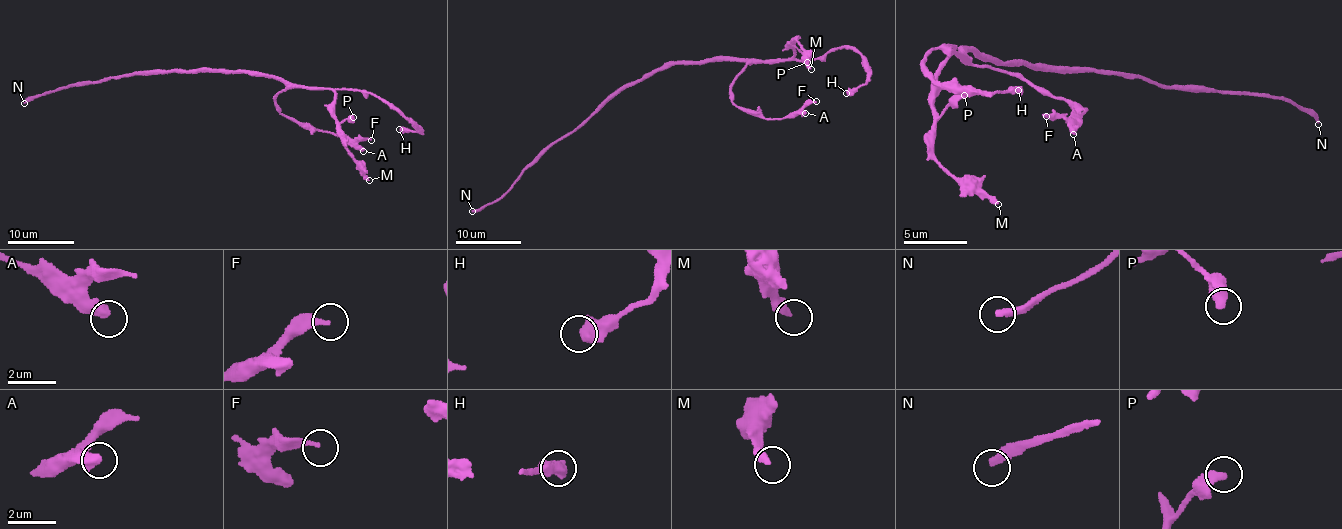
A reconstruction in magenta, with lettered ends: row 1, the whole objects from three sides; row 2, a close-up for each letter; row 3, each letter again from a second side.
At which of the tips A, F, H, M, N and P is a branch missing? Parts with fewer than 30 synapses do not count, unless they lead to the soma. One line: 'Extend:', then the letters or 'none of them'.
Extend: N

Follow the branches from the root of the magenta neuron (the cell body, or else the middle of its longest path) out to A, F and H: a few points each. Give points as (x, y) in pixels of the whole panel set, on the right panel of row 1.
A: (981, 57), (962, 45), (974, 65), (1009, 71), (1074, 110), (1083, 107), (1073, 134)
F: (981, 57), (962, 45), (974, 65), (1009, 71), (1086, 110), (1046, 116)
H: (981, 57), (974, 47), (962, 45), (961, 56), (941, 43), (925, 54), (921, 67), (954, 88), (1018, 90)

